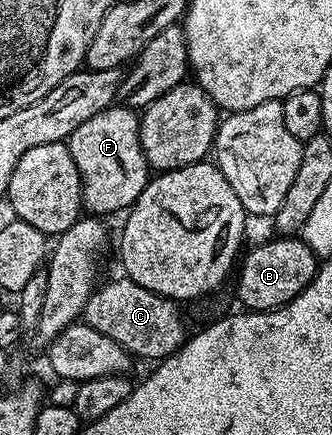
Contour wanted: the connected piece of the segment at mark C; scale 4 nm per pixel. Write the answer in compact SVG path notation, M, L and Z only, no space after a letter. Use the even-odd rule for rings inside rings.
M127 277L119 278L110 280L105 287L97 286L92 292L84 306L83 322L122 345L129 356L159 361L173 355L186 338L177 300L154 293Z

